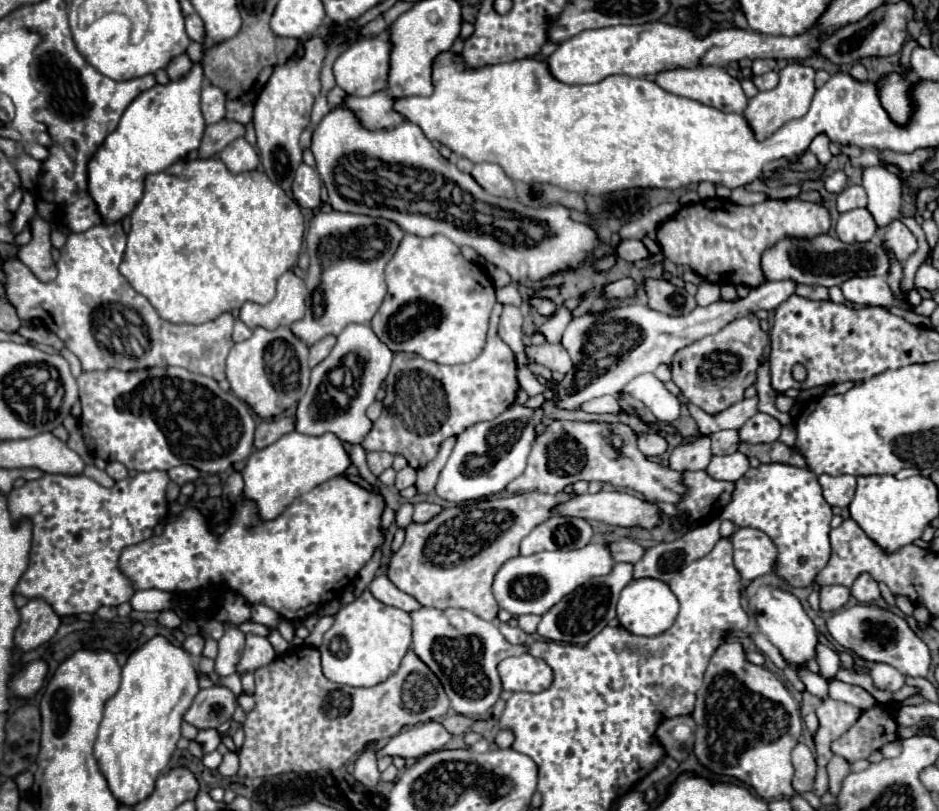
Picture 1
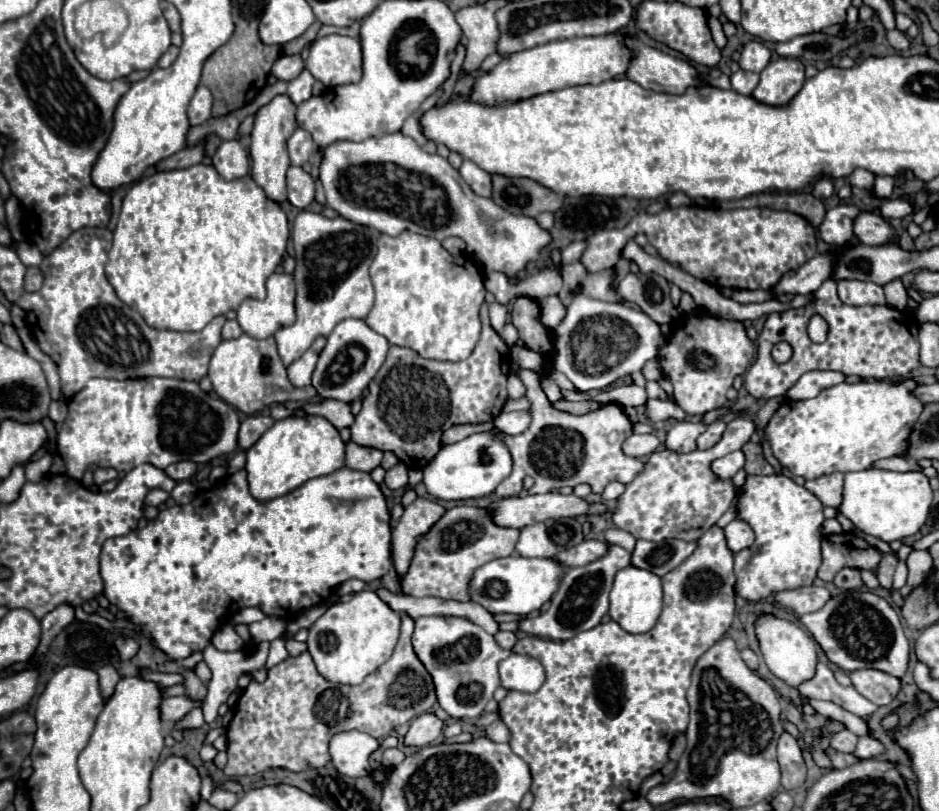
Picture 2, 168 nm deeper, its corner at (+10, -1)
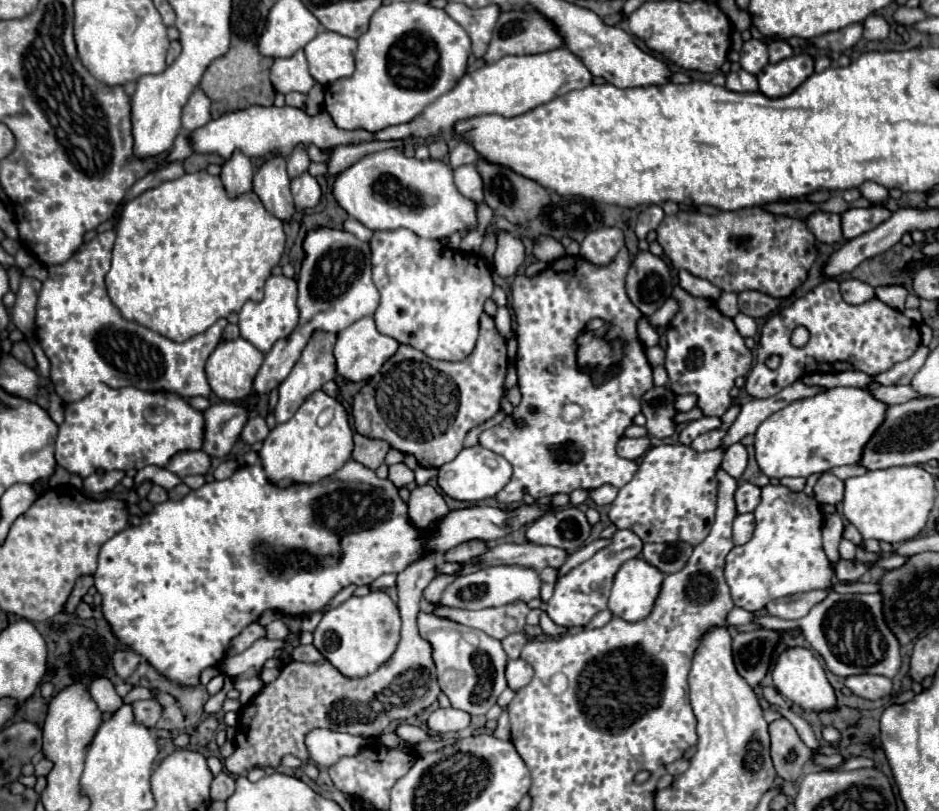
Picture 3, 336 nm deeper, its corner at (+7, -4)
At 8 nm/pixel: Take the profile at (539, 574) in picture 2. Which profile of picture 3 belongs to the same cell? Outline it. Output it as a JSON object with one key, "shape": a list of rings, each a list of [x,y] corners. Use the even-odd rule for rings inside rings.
{"shape":[[[493,565],[479,569],[469,575],[457,577],[441,597],[441,603],[449,607],[465,607],[465,609],[485,609],[485,607],[501,607],[509,603],[529,603],[531,599],[537,599],[541,591],[541,575],[531,567],[519,567],[519,565]]]}

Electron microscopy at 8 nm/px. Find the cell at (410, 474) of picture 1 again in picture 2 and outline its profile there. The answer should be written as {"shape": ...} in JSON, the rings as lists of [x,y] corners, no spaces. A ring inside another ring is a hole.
{"shape":[[[398,462],[394,468],[390,468],[390,470],[386,472],[384,484],[386,484],[390,490],[406,488],[406,486],[408,486],[408,468],[406,468],[406,464]]]}

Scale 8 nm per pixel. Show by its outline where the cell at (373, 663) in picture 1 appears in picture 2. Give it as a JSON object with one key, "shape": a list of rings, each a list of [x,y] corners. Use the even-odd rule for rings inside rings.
{"shape":[[[362,590],[348,602],[330,606],[310,628],[308,652],[318,672],[338,684],[360,684],[370,672],[382,666],[394,650],[400,634],[400,614],[396,614],[376,592]]]}

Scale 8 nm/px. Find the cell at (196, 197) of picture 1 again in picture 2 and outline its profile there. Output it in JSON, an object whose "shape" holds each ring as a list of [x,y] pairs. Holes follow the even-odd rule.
{"shape":[[[196,164],[184,170],[170,170],[170,172],[156,172],[152,176],[142,178],[140,182],[132,184],[124,196],[122,202],[122,212],[114,230],[114,242],[108,252],[108,262],[106,262],[106,278],[112,284],[116,296],[128,304],[130,308],[138,310],[142,318],[146,320],[148,326],[158,328],[158,330],[174,330],[174,332],[196,332],[202,330],[212,318],[222,316],[231,310],[237,311],[238,304],[244,298],[256,298],[264,300],[266,298],[266,280],[268,276],[276,270],[276,266],[282,262],[282,256],[286,252],[286,242],[288,242],[288,220],[282,208],[276,202],[270,202],[264,194],[264,190],[252,180],[252,176],[244,176],[238,180],[222,180],[220,174],[214,170],[214,166],[206,164]]]}

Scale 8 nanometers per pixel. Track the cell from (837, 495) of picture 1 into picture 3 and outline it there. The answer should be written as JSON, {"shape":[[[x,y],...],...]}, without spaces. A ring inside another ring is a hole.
{"shape":[[[823,473],[813,487],[813,493],[821,505],[837,505],[843,501],[843,481],[833,473]]]}

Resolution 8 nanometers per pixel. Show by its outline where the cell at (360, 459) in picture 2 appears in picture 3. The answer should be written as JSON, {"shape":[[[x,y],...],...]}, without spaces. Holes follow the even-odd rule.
{"shape":[[[353,435],[353,441],[355,441],[355,449],[353,449],[353,459],[363,463],[365,467],[369,469],[377,469],[383,461],[385,461],[385,455],[387,451],[391,449],[389,443],[385,441],[377,441],[377,439],[367,439],[363,435]]]}

